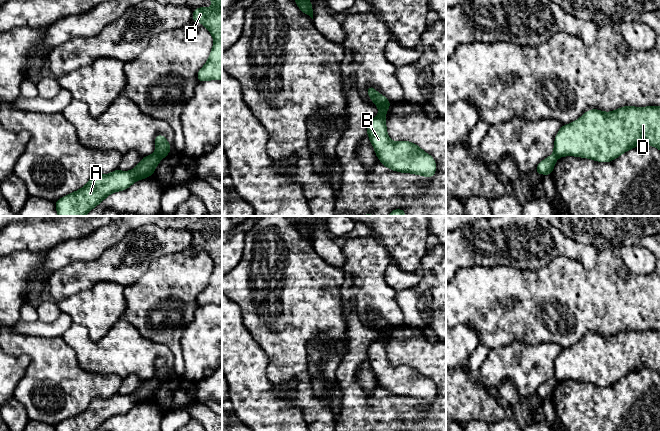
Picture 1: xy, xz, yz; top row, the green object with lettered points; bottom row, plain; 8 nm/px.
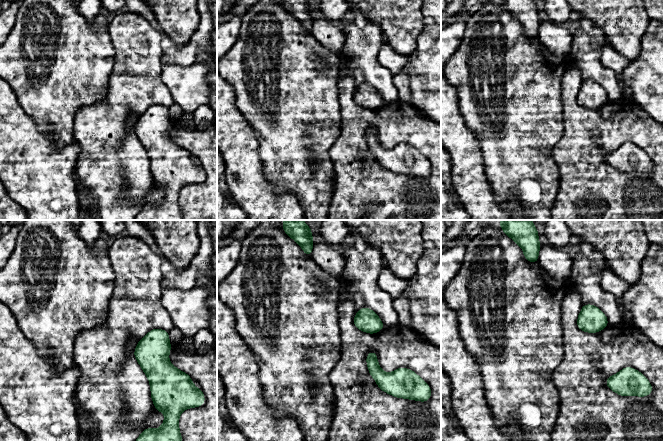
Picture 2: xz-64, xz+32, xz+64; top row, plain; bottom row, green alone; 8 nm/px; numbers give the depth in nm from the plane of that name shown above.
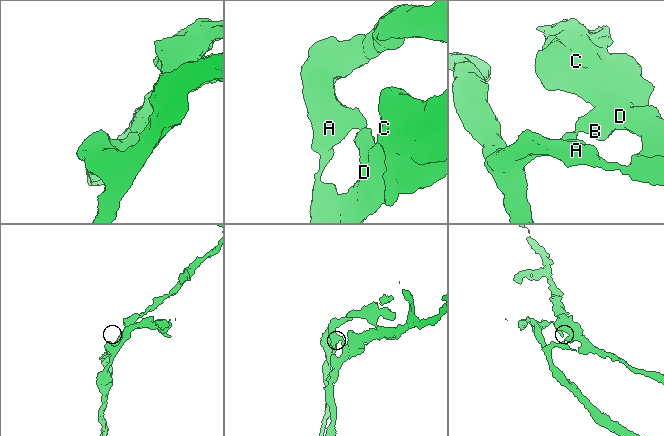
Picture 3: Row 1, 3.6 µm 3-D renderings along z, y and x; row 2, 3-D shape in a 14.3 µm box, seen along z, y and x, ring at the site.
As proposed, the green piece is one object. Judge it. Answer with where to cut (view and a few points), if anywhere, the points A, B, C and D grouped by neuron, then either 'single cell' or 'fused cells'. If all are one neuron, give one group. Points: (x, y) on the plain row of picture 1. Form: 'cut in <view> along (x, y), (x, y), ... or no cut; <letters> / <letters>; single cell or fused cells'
cut in xz along (388, 325), (377, 329); A / B C D; fused cells

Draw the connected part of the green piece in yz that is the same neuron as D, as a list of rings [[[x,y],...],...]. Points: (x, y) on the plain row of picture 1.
[[[625,330],[607,337],[590,333],[578,344],[561,350],[554,377],[558,382],[577,380],[604,387],[641,368],[660,374],[658,330]]]

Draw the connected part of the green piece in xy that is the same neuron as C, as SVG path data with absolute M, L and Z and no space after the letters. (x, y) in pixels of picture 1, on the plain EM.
M208 216L212 233L194 233L192 245L202 247L214 262L214 269L206 288L198 295L199 306L222 304L222 216Z

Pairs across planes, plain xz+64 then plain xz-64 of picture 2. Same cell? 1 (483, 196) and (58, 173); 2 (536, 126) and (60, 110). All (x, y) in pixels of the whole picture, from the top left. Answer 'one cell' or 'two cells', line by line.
1: one cell
2: one cell

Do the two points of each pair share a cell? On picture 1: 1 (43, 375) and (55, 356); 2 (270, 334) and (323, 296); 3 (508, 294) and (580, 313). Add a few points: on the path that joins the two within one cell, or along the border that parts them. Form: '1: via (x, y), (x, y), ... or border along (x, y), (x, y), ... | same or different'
1: via (48, 370), (53, 365), (53, 361) | same
2: via (283, 322), (310, 296) | same
3: via (526, 303), (559, 305), (562, 308) | same

